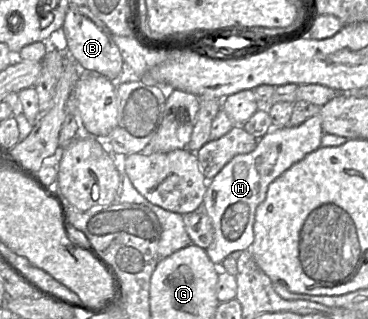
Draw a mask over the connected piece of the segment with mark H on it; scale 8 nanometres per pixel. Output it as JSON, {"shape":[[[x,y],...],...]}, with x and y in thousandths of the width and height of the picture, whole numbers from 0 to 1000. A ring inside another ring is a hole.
{"shape":[[[867,357],[802,398],[739,401],[701,436],[685,476],[641,486],[565,567],[549,655],[576,696],[582,749],[560,793],[587,834],[636,787],[679,784],[696,655],[723,621],[731,580],[796,514],[861,470],[878,423]]]}

